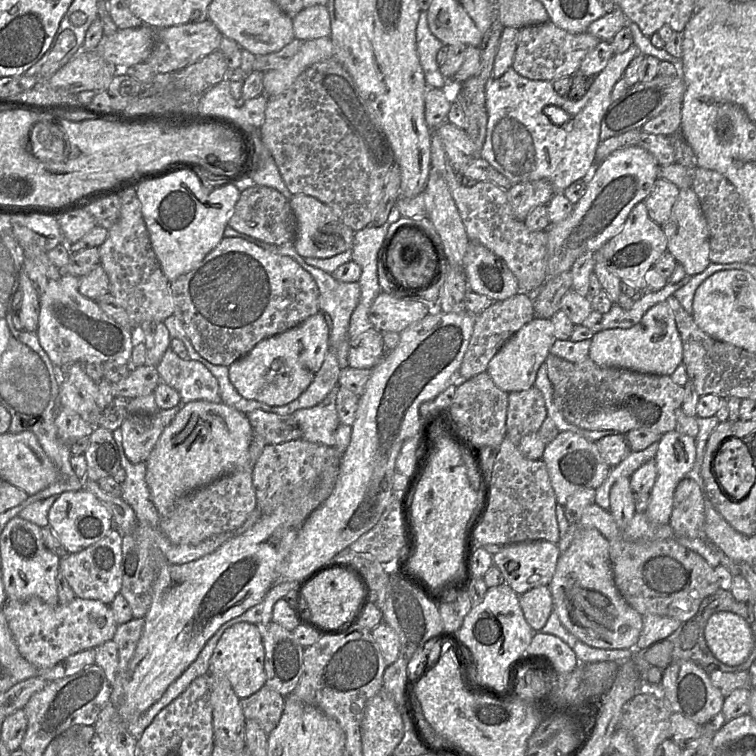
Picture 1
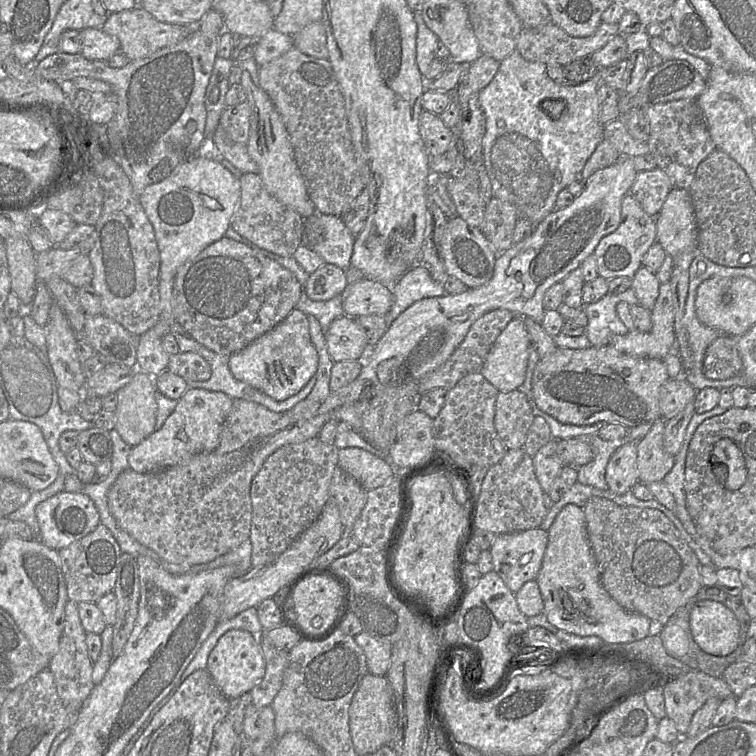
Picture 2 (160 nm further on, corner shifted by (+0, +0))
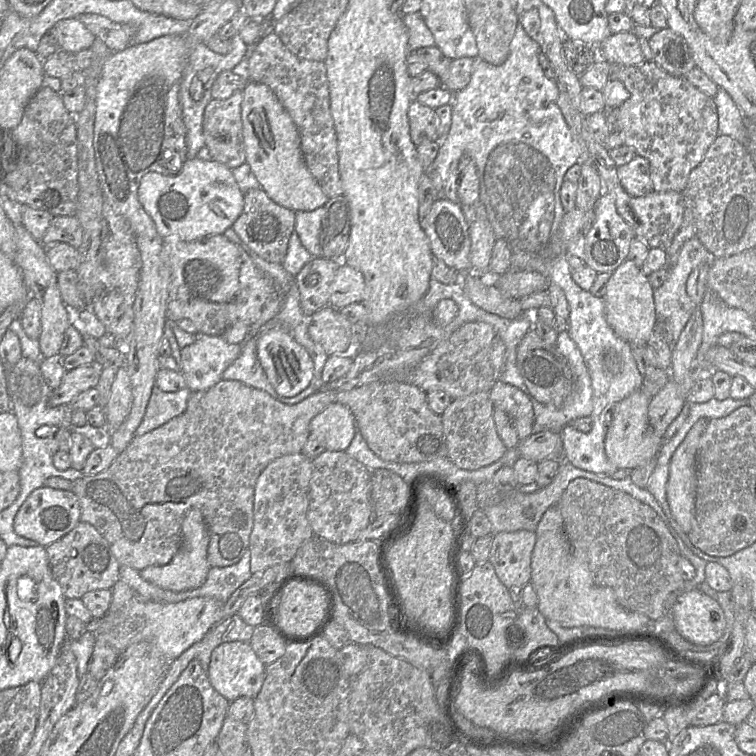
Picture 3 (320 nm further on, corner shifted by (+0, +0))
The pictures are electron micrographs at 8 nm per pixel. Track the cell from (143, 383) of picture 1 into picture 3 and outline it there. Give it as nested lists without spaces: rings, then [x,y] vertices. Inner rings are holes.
[[[92,363],[67,371],[60,385],[52,390],[48,406],[67,405],[81,393],[95,388],[102,370],[103,368],[98,363]]]

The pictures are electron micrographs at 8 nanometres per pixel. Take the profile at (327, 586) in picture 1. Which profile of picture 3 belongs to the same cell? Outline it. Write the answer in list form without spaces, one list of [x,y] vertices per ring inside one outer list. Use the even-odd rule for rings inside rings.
[[[288,581],[276,599],[275,623],[284,633],[306,635],[322,621],[326,604],[326,594],[321,587]]]

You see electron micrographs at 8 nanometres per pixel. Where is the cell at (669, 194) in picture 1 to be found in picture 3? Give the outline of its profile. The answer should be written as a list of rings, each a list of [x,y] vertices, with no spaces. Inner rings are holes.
[[[636,155],[629,163],[619,166],[617,174],[620,184],[631,196],[644,196],[653,190],[650,164],[647,159]]]

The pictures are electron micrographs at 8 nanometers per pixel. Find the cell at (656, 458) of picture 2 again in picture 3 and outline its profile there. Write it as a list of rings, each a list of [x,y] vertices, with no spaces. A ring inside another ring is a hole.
[[[673,379],[651,398],[649,424],[657,436],[664,437],[668,426],[680,414],[686,401],[687,395],[683,395],[680,386]]]

